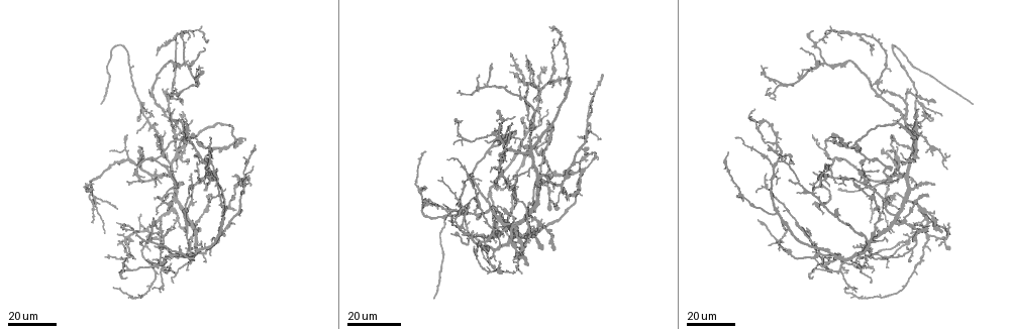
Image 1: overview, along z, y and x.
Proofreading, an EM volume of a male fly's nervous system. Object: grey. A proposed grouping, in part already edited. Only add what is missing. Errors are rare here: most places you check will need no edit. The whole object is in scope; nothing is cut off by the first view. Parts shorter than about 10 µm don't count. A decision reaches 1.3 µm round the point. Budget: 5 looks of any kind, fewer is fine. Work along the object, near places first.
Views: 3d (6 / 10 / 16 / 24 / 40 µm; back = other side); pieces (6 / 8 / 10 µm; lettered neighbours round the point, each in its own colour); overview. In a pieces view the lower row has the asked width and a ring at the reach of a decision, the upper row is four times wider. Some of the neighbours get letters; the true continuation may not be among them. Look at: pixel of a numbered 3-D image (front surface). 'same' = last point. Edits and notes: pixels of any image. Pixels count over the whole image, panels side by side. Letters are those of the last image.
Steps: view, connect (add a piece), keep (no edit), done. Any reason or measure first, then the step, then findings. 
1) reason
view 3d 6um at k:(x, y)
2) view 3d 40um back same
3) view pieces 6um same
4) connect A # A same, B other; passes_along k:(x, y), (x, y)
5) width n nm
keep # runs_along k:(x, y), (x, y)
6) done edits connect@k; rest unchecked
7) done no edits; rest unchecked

free end
view 3d 16um at 1:(190, 120)

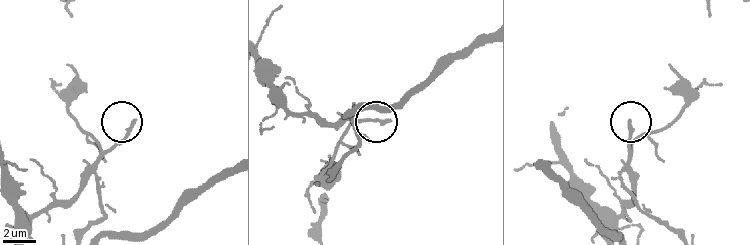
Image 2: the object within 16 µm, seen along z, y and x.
see the neighbours
view pieces 6um at 2:(132, 122)

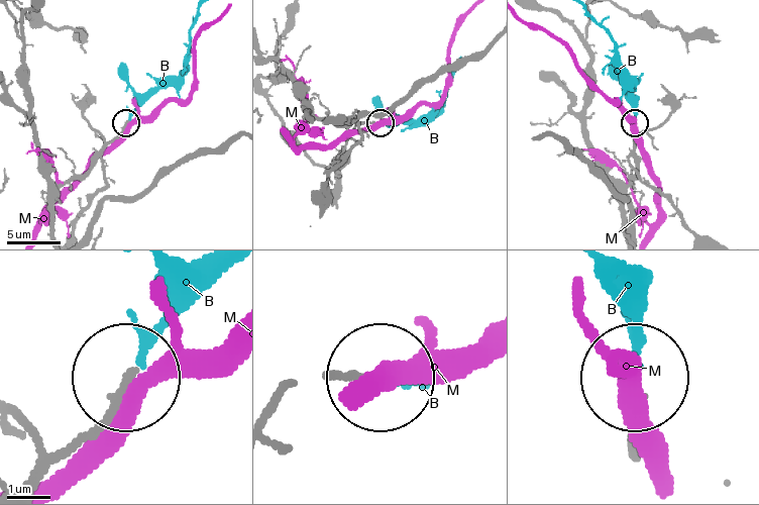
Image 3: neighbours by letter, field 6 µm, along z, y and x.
connect B # B same, M other; passes_along 3:(634, 147), (633, 81), (621, 67), (614, 39), (588, 12); it goes on there

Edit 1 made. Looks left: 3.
free end
view 3d 24um at 1:(188, 164)

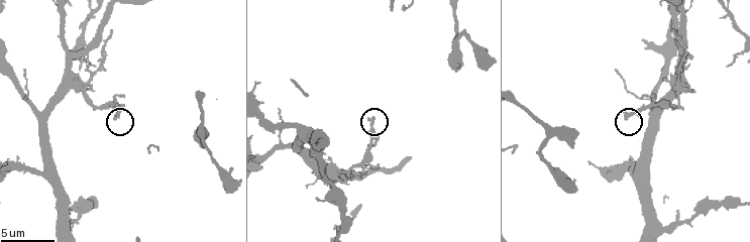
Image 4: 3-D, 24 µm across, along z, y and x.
view pieces 8um at 4:(116, 119)

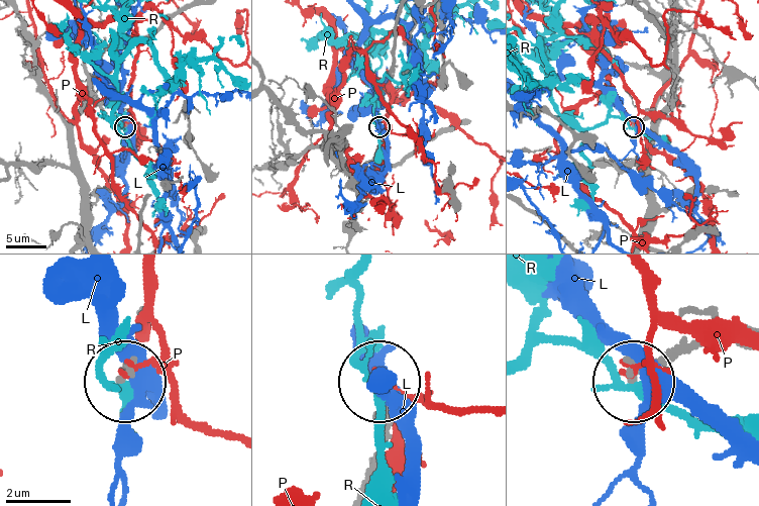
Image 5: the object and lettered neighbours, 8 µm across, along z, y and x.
keep # L other, P other, R other; no lettered piece goes on from it

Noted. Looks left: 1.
done edits connect@3; rest unchecked

